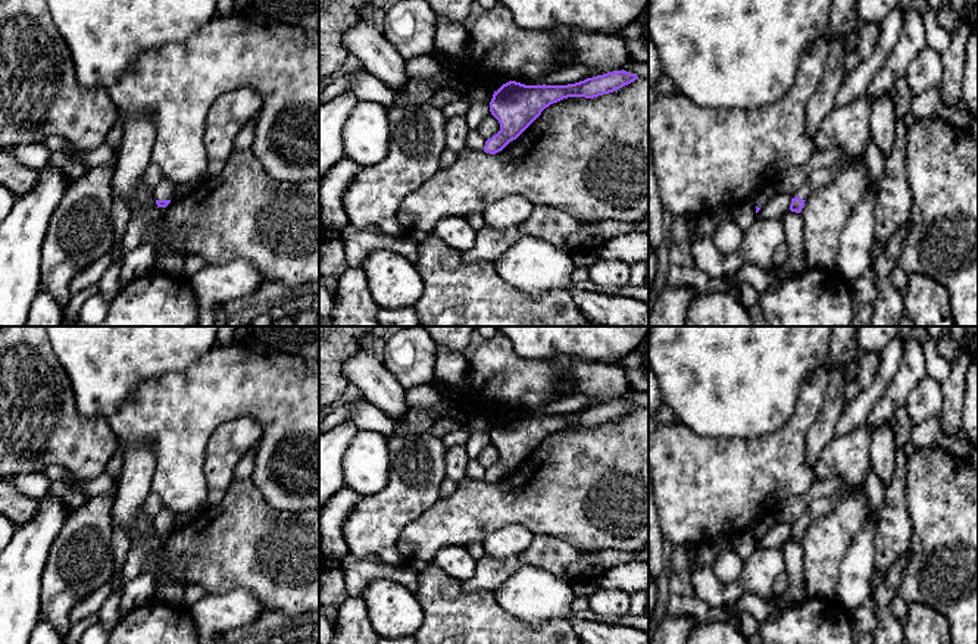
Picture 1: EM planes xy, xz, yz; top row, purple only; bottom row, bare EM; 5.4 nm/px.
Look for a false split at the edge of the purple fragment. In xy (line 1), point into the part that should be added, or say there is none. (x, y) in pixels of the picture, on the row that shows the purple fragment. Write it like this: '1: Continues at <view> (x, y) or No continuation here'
1: Continues at xy (165, 190)

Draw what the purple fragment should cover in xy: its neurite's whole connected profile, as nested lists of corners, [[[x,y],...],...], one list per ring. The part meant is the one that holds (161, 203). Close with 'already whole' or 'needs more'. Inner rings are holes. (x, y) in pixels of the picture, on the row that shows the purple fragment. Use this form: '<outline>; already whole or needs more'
[[[163,178],[153,190],[153,197],[157,207],[166,207],[175,198],[175,184],[171,179]]]; needs more

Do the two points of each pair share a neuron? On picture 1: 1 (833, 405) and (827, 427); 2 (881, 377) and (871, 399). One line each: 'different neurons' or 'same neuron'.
1: same neuron
2: same neuron

